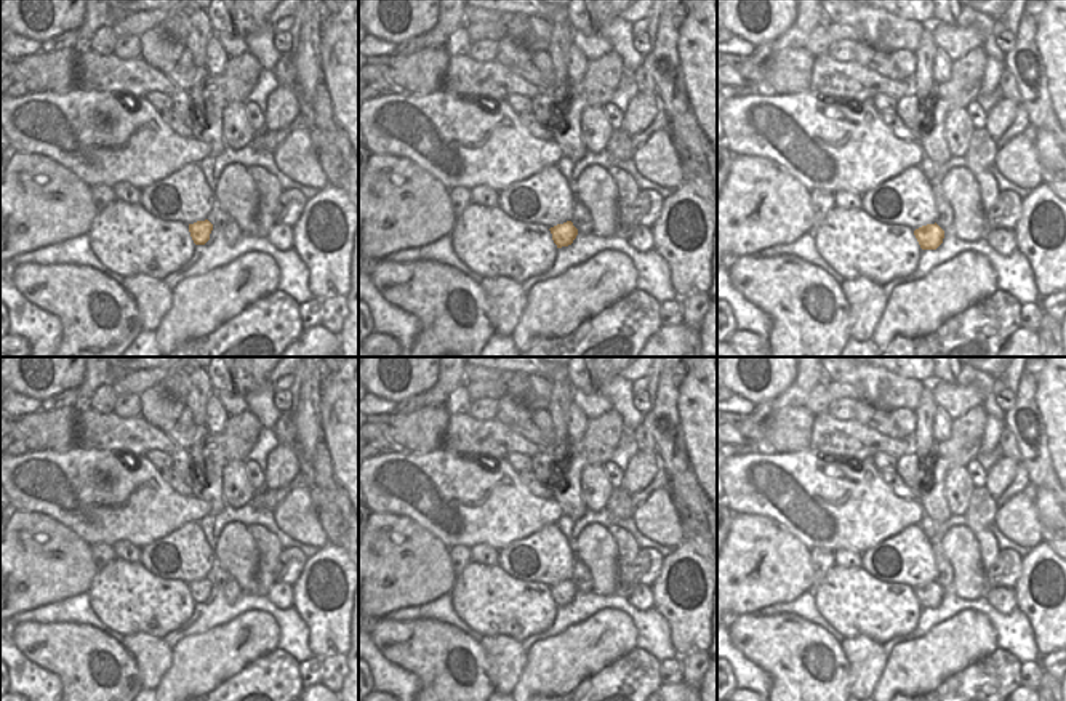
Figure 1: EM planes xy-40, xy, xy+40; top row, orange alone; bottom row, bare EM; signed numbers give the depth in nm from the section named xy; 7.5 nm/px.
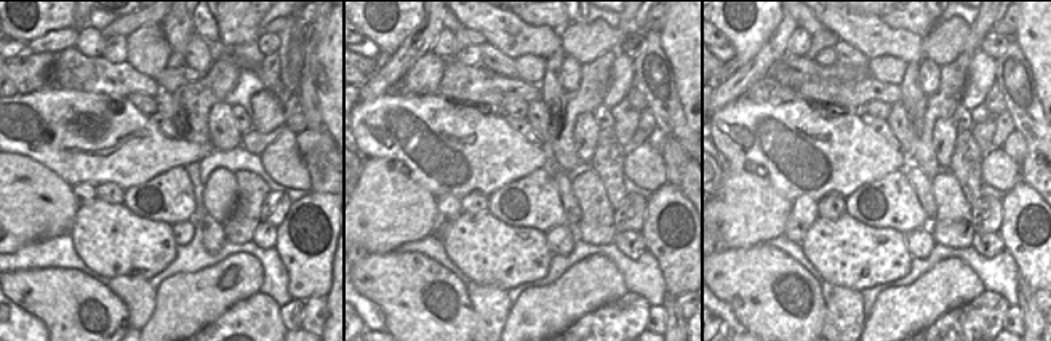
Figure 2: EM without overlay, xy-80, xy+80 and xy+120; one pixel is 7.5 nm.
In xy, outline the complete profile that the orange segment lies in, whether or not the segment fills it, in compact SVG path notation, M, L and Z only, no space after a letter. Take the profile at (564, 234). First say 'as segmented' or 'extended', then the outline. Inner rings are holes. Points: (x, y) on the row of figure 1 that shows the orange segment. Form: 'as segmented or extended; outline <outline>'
as segmented; outline M571 221L557 224L557 226L551 227L549 230L552 234L552 240L557 245L557 248L571 245L578 235L578 229L573 226Z

